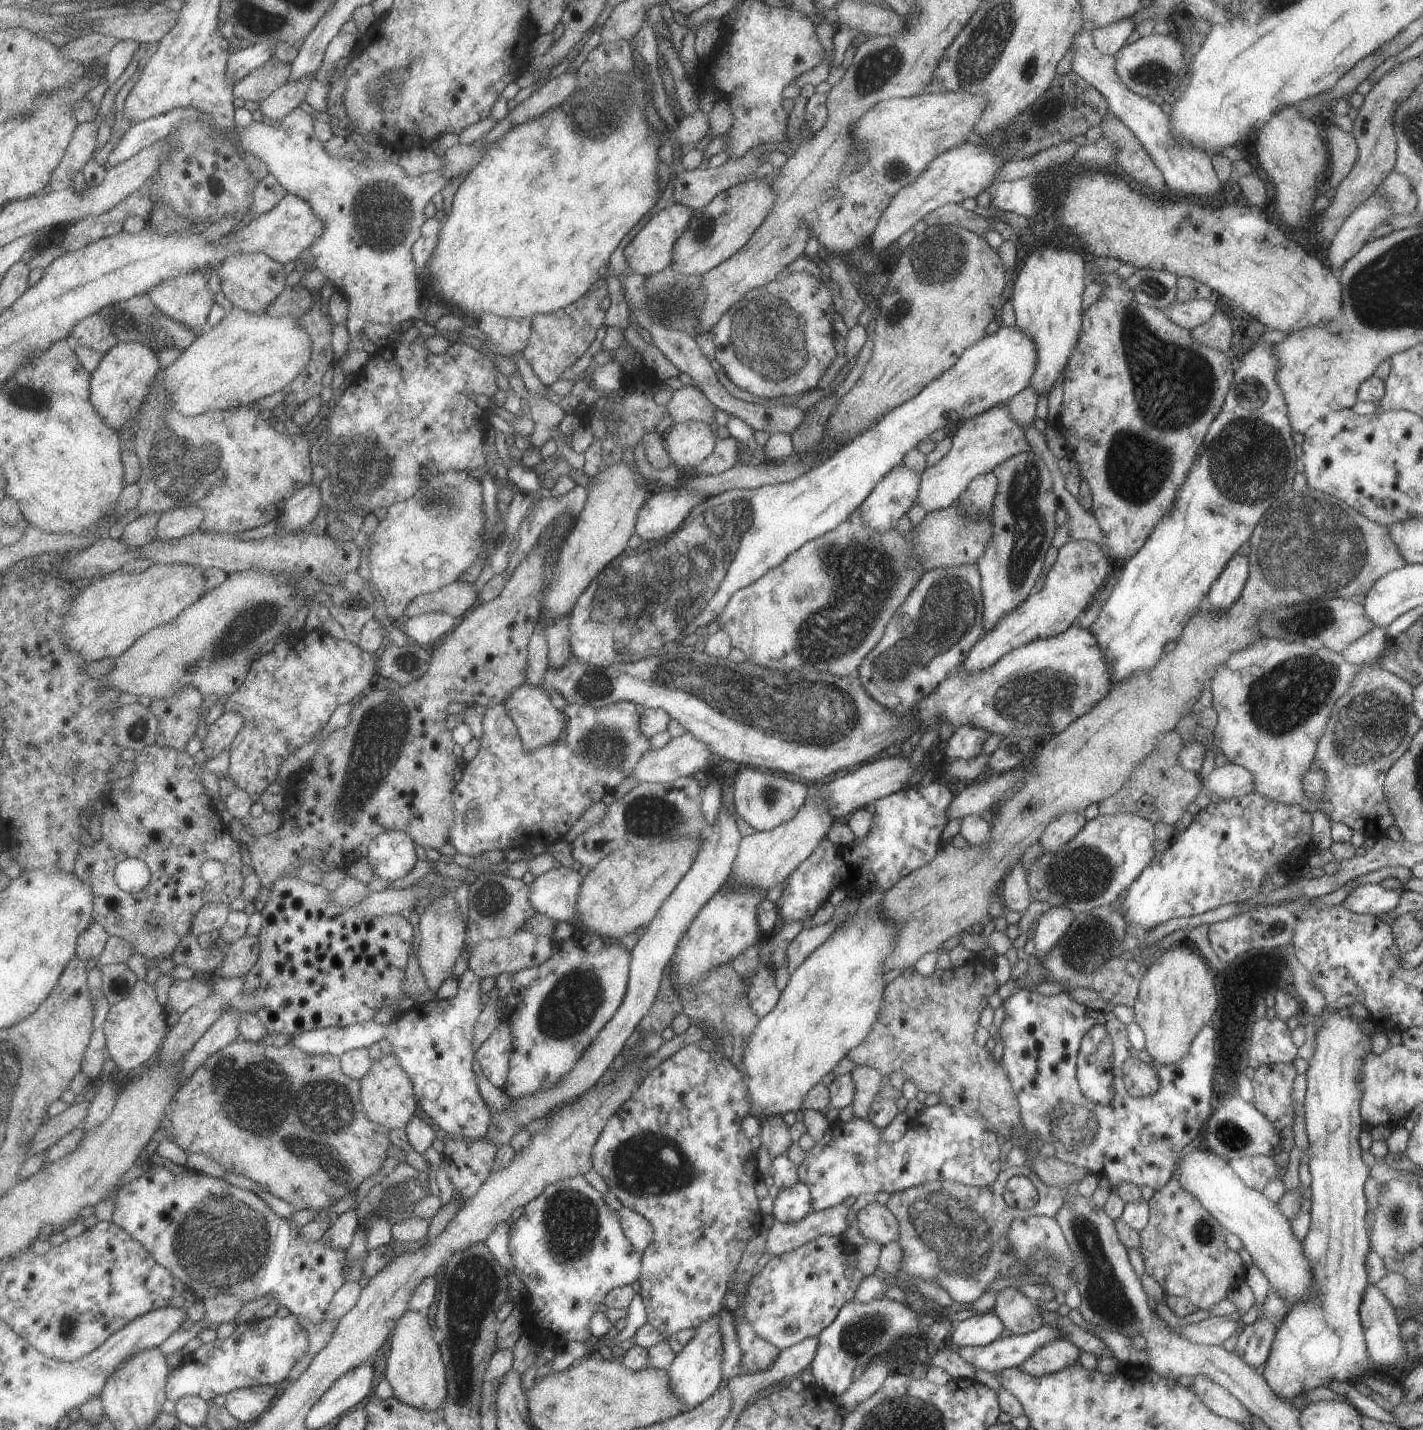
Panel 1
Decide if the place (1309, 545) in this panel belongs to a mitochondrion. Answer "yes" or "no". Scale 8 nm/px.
yes

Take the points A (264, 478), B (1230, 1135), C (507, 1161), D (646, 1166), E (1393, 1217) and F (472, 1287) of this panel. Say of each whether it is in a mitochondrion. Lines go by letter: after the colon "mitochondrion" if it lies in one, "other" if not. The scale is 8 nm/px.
A: other
B: mitochondrion
C: other
D: mitochondrion
E: mitochondrion
F: mitochondrion

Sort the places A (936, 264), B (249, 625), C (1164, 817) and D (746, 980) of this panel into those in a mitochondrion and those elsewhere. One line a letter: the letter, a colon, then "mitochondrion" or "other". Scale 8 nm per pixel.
A: mitochondrion
B: mitochondrion
C: other
D: other

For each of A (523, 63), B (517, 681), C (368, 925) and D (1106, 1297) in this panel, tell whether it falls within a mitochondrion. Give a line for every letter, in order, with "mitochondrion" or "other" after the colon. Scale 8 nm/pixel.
A: other
B: other
C: other
D: mitochondrion

